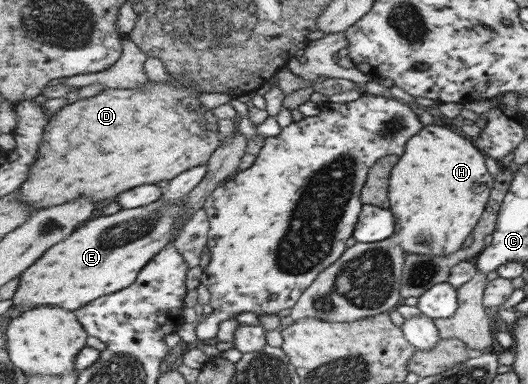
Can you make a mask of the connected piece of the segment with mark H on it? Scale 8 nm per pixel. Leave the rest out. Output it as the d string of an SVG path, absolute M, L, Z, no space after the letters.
M435 120L419 136L413 136L407 142L407 152L395 166L391 176L391 210L397 218L397 234L404 248L405 254L434 254L448 255L457 252L463 242L473 234L478 226L479 218L483 216L487 202L491 196L491 188L495 186L496 179L489 174L485 166L485 156L463 136L453 132L451 128L443 128L435 124Z

